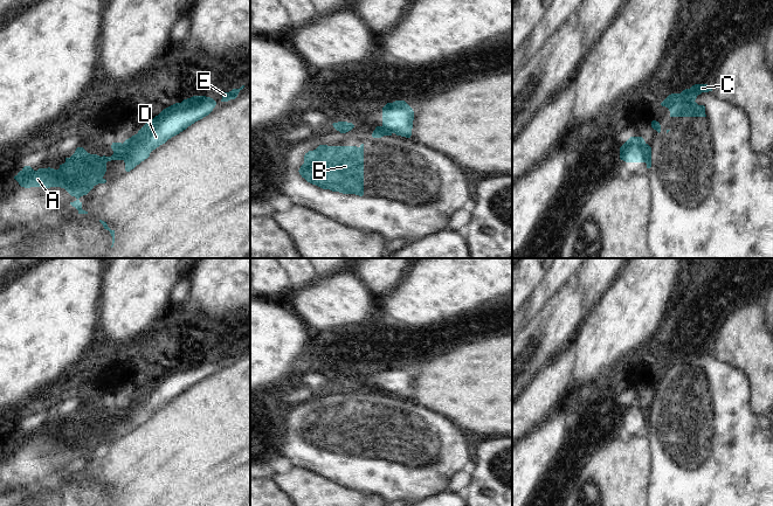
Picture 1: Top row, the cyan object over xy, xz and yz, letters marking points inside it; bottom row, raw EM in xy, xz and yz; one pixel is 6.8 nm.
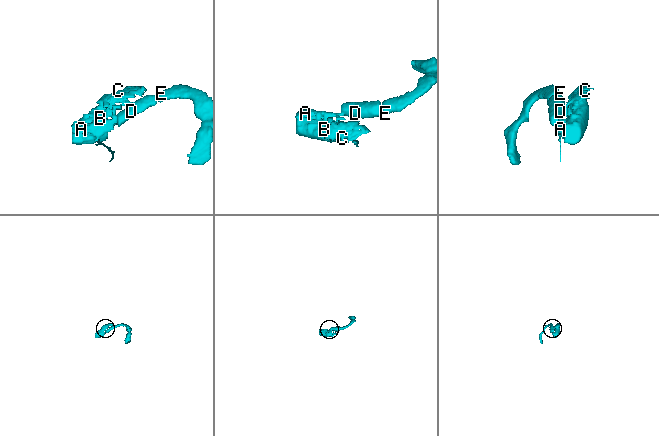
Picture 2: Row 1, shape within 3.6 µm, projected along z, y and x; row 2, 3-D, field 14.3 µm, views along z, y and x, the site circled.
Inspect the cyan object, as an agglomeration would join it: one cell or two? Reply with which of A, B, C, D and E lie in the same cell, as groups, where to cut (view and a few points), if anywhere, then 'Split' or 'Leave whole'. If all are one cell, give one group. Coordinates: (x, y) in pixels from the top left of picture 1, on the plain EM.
Groups: A B C / D E. Split along yz (644, 406), (646, 423). Split.

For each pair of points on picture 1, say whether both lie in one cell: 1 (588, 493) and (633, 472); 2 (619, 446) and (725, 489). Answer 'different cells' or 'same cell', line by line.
1: same cell
2: different cells

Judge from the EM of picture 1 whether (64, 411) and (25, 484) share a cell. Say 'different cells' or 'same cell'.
same cell

